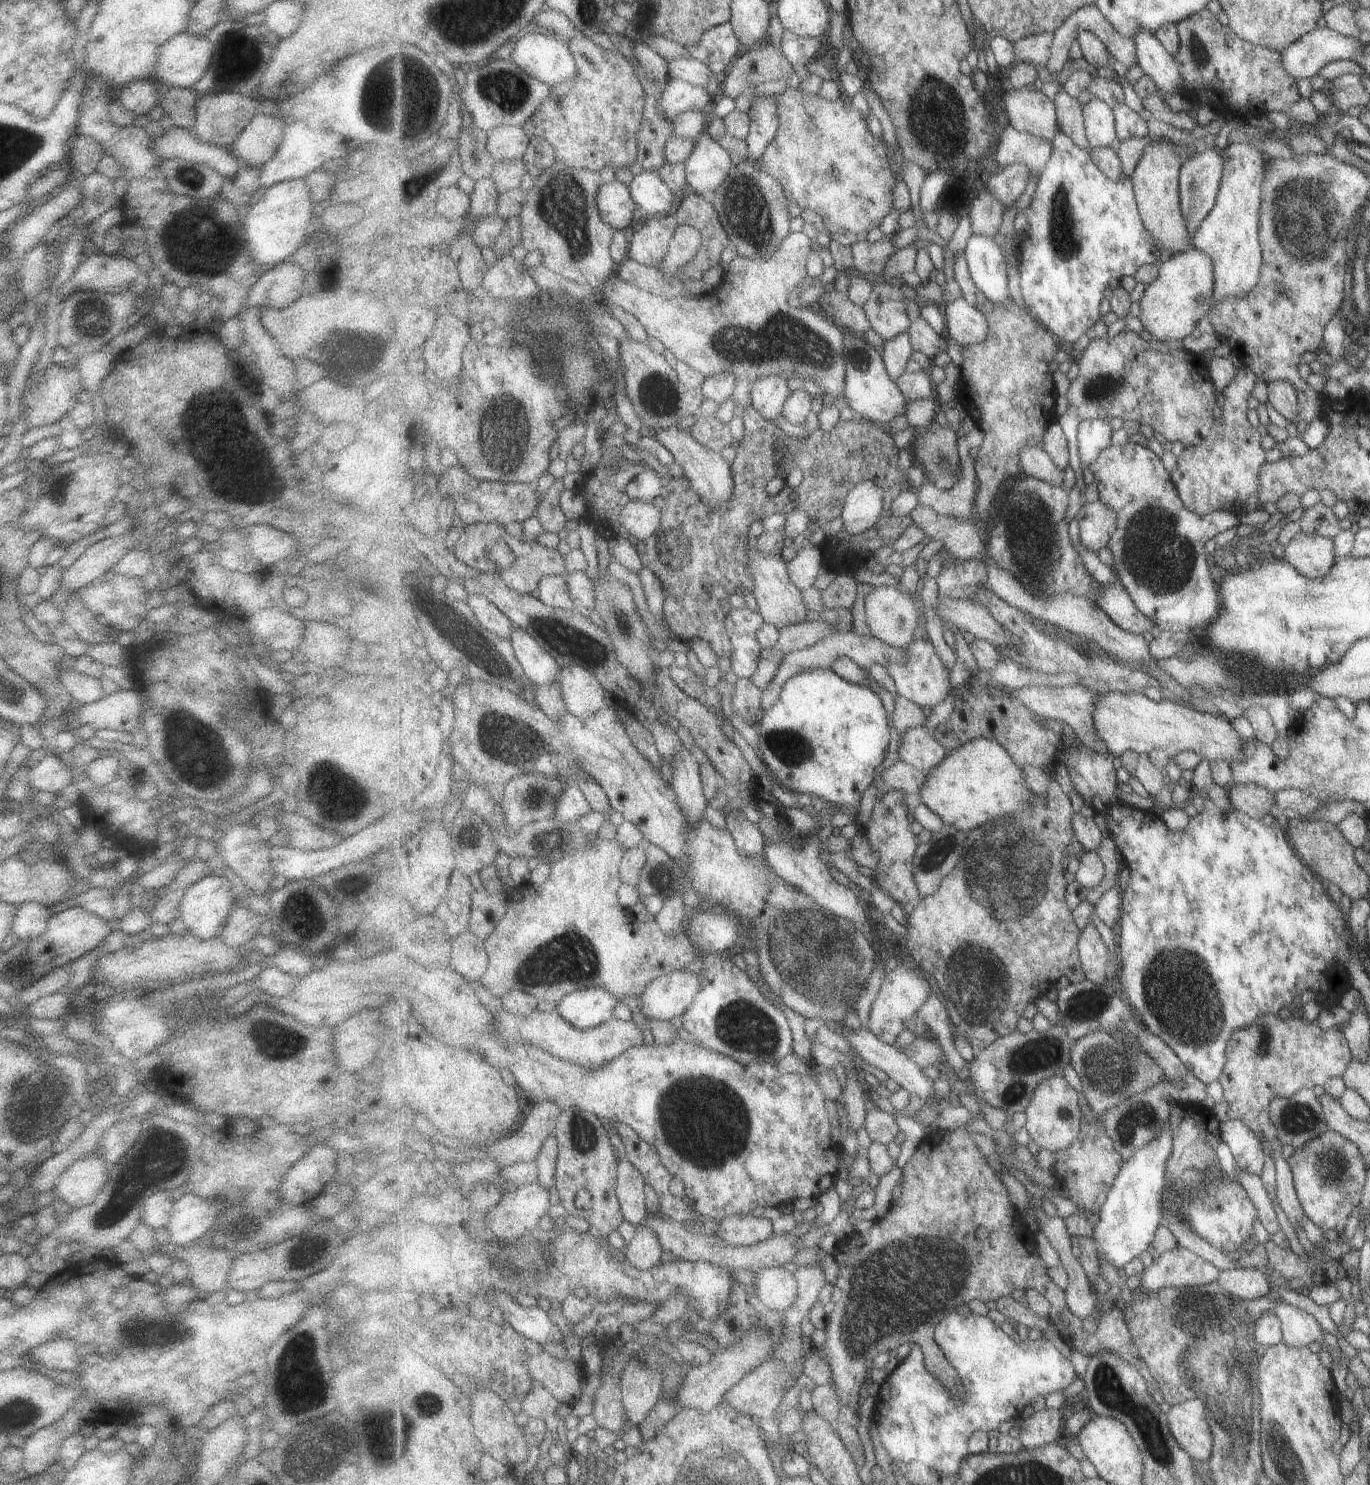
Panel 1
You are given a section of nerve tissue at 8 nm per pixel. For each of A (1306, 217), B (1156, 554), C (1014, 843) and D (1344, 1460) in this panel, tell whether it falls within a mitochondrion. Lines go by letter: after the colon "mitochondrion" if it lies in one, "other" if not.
A: mitochondrion
B: mitochondrion
C: mitochondrion
D: other

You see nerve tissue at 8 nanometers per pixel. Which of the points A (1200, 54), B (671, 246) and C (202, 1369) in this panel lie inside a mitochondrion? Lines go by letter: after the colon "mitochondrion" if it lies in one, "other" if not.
A: mitochondrion
B: other
C: other

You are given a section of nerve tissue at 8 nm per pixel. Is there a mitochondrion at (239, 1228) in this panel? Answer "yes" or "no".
no

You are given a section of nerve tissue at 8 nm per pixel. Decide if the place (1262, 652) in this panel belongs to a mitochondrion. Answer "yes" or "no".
yes

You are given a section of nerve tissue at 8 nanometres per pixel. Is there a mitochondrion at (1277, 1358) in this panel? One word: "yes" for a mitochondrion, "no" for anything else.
no

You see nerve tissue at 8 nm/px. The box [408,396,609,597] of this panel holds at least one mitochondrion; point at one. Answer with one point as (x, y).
(505, 426)

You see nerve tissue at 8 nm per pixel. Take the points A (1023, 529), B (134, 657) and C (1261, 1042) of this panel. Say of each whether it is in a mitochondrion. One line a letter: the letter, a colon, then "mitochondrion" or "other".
A: mitochondrion
B: other
C: mitochondrion

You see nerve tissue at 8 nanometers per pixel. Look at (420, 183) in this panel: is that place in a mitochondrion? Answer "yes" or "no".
no

